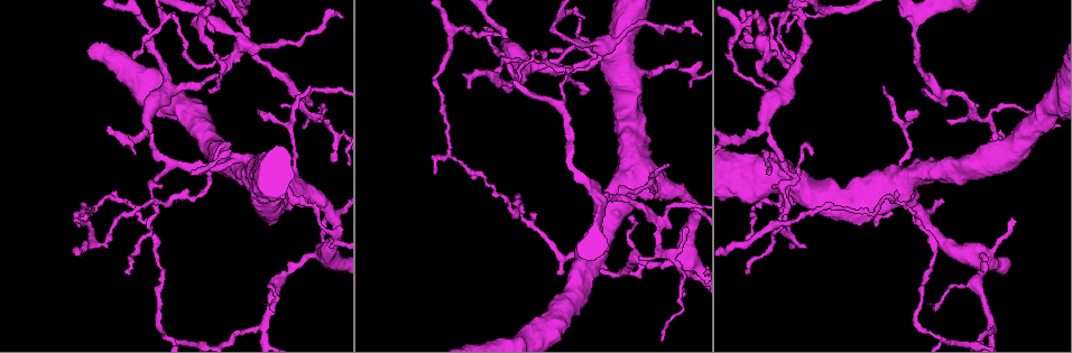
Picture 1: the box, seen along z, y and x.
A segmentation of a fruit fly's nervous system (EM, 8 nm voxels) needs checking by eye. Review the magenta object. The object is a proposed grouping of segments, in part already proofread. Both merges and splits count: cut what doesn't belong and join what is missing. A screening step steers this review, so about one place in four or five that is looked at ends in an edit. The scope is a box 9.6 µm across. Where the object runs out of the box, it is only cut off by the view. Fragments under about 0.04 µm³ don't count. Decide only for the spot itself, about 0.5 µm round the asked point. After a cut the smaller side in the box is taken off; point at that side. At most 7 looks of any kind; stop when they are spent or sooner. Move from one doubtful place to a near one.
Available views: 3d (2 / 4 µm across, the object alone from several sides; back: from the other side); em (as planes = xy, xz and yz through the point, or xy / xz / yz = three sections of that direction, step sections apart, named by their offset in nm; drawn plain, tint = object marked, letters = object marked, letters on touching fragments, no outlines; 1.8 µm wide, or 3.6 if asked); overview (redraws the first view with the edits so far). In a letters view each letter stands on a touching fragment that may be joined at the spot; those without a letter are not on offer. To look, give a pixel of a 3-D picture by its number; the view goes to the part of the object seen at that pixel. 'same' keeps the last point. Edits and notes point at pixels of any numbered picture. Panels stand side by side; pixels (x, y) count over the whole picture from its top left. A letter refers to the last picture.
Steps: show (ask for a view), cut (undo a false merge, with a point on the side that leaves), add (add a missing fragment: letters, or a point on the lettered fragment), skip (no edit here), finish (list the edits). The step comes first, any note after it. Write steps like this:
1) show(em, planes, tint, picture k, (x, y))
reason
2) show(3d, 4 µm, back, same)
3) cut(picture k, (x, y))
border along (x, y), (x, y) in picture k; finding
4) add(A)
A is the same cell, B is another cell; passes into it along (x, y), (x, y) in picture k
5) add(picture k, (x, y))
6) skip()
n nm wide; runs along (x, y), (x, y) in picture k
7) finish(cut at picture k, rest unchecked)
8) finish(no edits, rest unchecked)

show(em, planes, tint, picture 1, (560, 73))
sharp bend

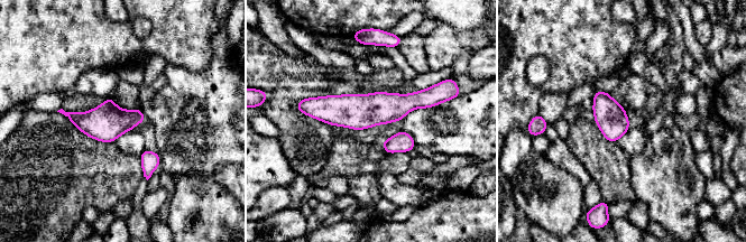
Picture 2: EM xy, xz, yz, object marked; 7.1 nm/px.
show(em, planes, letters, same)
what lies round it

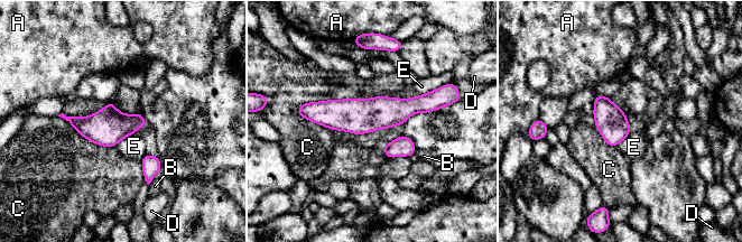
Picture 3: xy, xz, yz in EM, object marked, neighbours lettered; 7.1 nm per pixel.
skip()
A, B, C, D and E are other cells; runs along (436, 105), (376, 113), (306, 113) in picture 3; all the same neuron

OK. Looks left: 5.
show(3d, 4 µm, back, picture 1, (771, 55))
abrupt turn

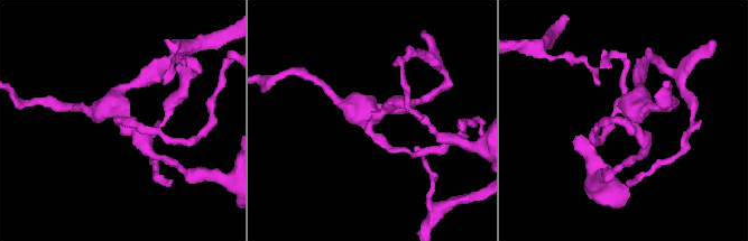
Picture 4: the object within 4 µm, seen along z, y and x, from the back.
show(em, 3.6 µm, planes, letters, picture 4, (629, 127))
need the tissue

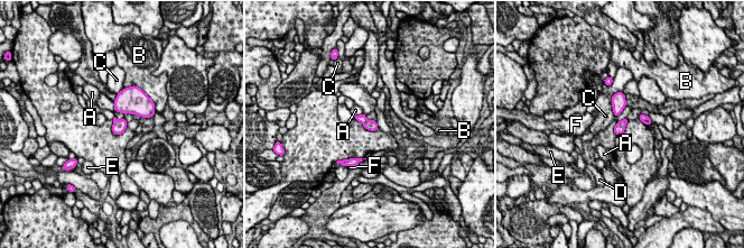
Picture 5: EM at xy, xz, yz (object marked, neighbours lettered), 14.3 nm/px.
cut(picture 5, (370, 125))
160 nm wide; C touches over 380 nm; A, B, C, D, E and F are other cells; two neurons meet here

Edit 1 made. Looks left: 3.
show(overview)
redraw

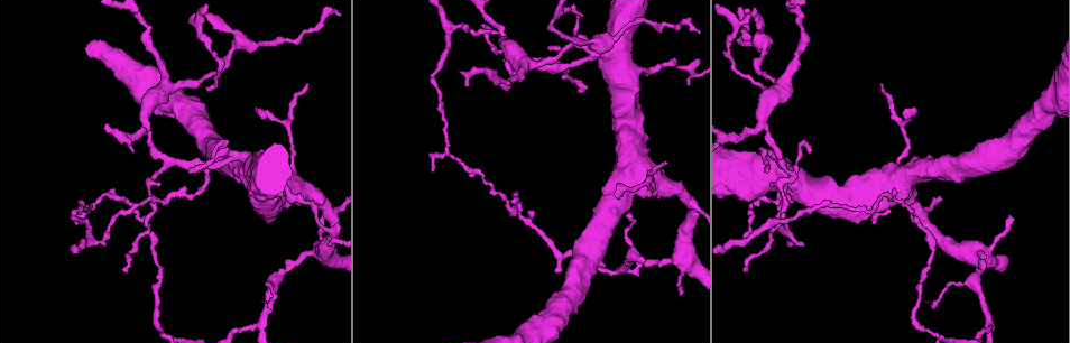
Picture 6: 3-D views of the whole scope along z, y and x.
show(3d, 4 µm, picture 6, (456, 28))
abrupt turn

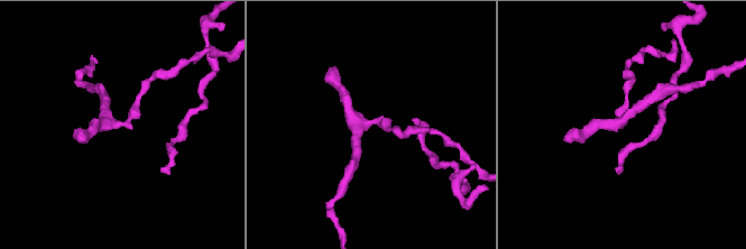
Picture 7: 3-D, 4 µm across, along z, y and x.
show(em, planes, letters, picture 7, (371, 124))

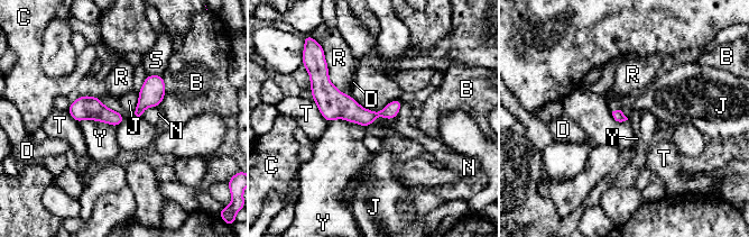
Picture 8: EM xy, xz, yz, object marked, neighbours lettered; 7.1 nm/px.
skip()
80 nm wide; B, C, D, J, N, R, S, T and Y are other cells; runs along (316, 85), (359, 115), (398, 103) in picture 8; one neuron here

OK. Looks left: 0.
finish(cut at picture 5, rest unchecked)

